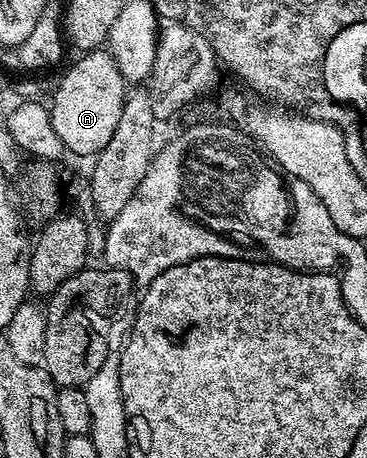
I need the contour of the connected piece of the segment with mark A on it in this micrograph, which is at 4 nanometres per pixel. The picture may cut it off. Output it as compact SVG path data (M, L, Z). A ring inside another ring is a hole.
M100 47L79 55L67 69L67 74L55 89L55 98L49 101L53 131L61 139L68 154L94 158L113 136L121 119L125 96L125 82L117 63L106 48Z

